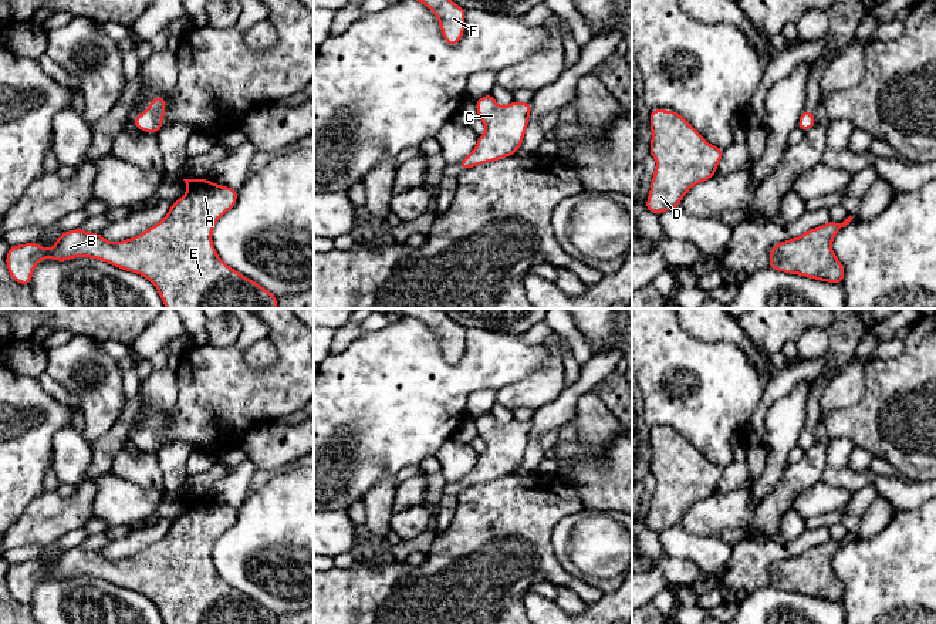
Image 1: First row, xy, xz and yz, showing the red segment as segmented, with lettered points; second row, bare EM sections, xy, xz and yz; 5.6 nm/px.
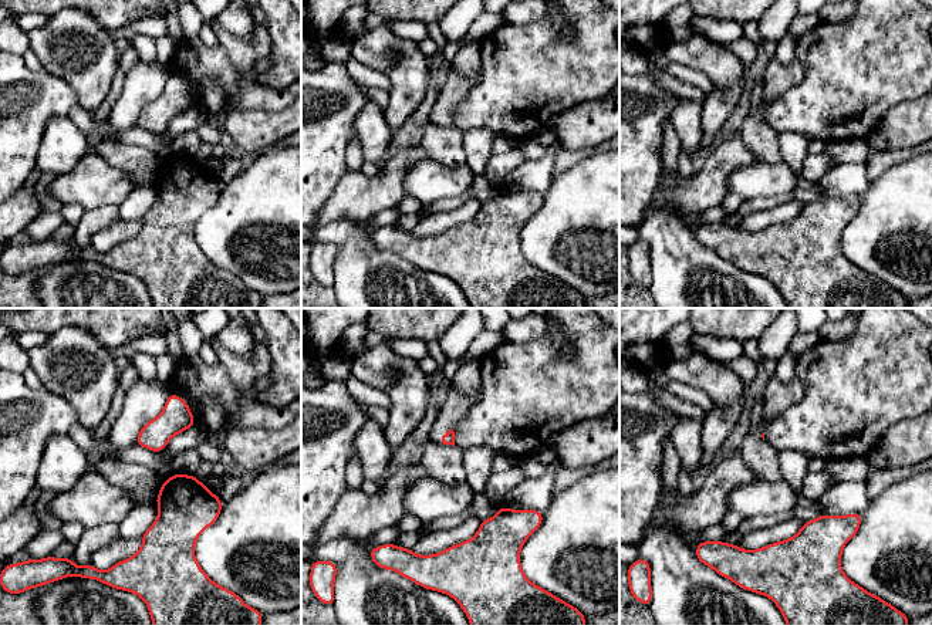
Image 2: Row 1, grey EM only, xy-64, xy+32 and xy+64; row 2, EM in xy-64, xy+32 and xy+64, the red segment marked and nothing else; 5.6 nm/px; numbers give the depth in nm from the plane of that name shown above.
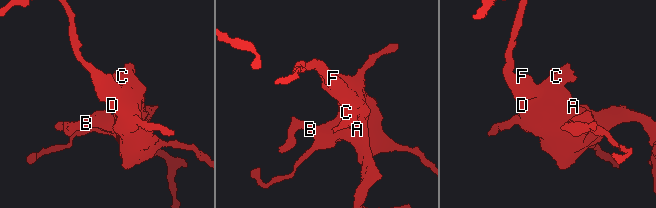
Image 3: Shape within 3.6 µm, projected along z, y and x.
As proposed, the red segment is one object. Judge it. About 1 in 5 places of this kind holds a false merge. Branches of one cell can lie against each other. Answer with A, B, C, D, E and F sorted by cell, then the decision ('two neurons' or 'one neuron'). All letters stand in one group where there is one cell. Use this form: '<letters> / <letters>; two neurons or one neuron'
A B C D E F; one neuron

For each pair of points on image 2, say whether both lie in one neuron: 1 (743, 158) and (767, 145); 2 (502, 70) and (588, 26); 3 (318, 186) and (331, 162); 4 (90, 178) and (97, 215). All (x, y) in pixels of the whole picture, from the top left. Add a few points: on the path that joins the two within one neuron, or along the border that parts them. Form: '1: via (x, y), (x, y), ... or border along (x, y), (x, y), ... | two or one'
1: border along (738, 135), (757, 161) | two
2: via (526, 70), (554, 70), (574, 50) | one
3: via (318, 181), (318, 175), (326, 168) | one
4: border along (118, 205), (103, 205), (85, 210) | two

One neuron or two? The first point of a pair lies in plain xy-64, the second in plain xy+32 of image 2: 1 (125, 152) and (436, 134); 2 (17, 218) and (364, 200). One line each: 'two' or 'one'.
1: one
2: one

